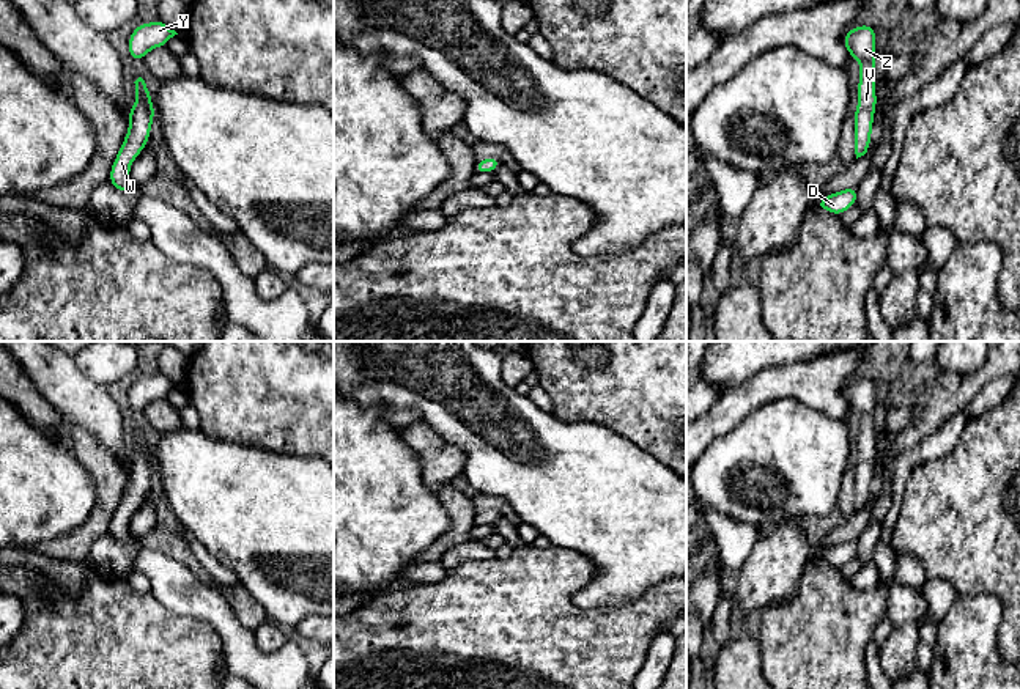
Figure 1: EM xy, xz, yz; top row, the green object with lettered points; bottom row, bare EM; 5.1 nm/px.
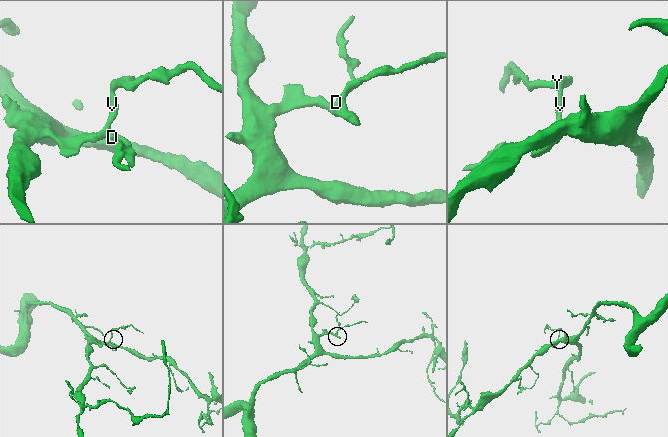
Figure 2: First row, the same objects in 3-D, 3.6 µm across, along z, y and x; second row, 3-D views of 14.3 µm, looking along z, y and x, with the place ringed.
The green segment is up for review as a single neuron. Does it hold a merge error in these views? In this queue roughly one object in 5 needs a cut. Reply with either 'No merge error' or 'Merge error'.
No merge error

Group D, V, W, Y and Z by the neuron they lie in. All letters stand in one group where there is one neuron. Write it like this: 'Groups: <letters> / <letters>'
Groups: D V W Y Z

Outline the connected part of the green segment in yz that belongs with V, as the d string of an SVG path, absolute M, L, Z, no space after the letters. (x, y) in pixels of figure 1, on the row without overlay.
M863 376L852 379L842 392L852 411L861 415L858 433L858 459L853 464L855 472L855 507L864 508L872 497L872 477L877 461L875 445L875 395L877 385L872 378Z

